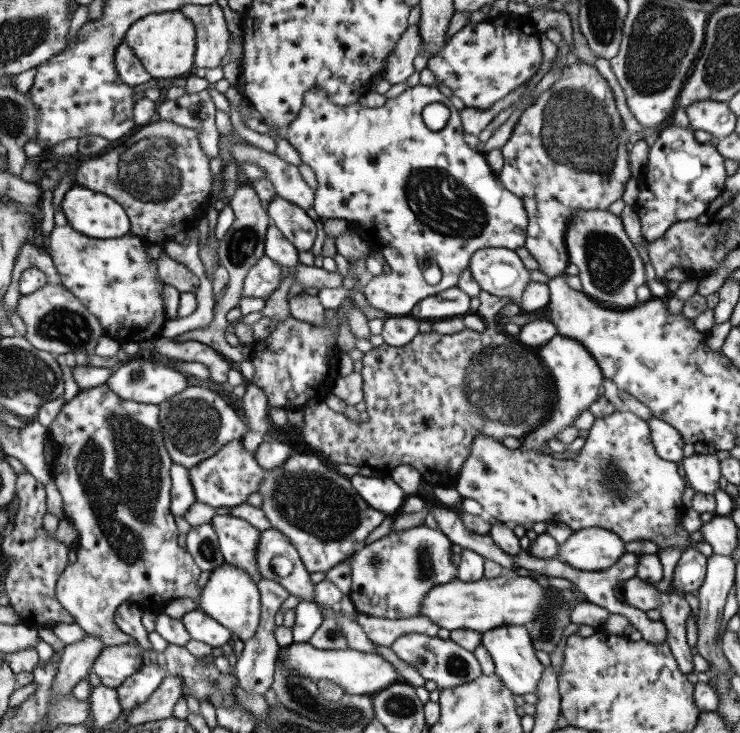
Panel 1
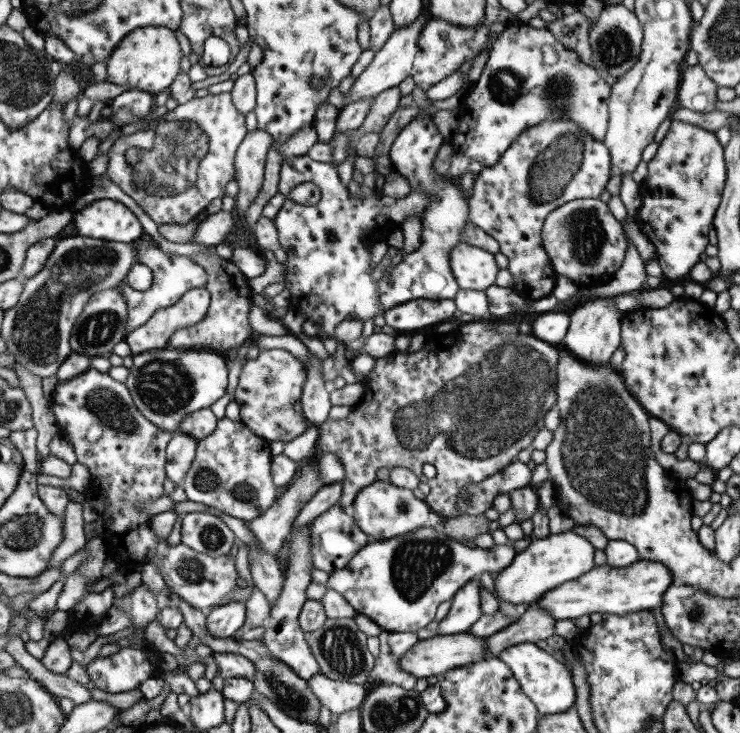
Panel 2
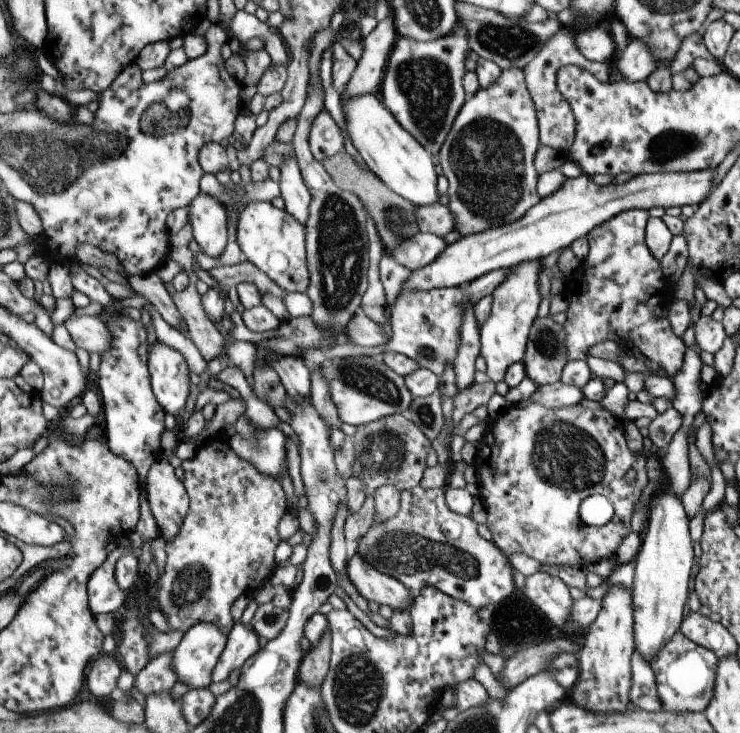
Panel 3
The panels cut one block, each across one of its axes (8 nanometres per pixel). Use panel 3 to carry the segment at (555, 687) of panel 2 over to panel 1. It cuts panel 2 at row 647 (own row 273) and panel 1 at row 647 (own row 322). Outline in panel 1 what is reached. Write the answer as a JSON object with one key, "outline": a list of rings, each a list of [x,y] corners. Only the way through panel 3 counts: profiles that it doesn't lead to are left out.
{"outline":[[[499,626],[493,630],[485,630],[480,634],[480,645],[487,651],[494,664],[494,675],[505,688],[519,699],[521,694],[529,694],[534,690],[544,667],[535,657],[535,649],[524,626]]]}

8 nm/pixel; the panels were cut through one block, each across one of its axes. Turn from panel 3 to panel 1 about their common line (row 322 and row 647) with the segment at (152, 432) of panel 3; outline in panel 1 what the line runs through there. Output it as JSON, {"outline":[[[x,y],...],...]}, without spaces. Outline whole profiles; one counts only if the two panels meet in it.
{"outline":[[[125,643],[103,647],[93,661],[91,672],[100,678],[100,684],[116,688],[142,665],[145,651],[137,644]]]}

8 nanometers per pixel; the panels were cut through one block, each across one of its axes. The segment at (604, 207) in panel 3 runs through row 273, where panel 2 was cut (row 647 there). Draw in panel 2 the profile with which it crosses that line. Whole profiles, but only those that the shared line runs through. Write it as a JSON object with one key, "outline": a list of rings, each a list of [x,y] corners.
{"outline":[[[466,632],[451,635],[435,635],[433,638],[421,639],[415,642],[397,660],[401,670],[413,675],[414,678],[427,678],[428,676],[440,677],[448,670],[459,668],[481,660],[489,659],[485,638],[478,638]]]}

